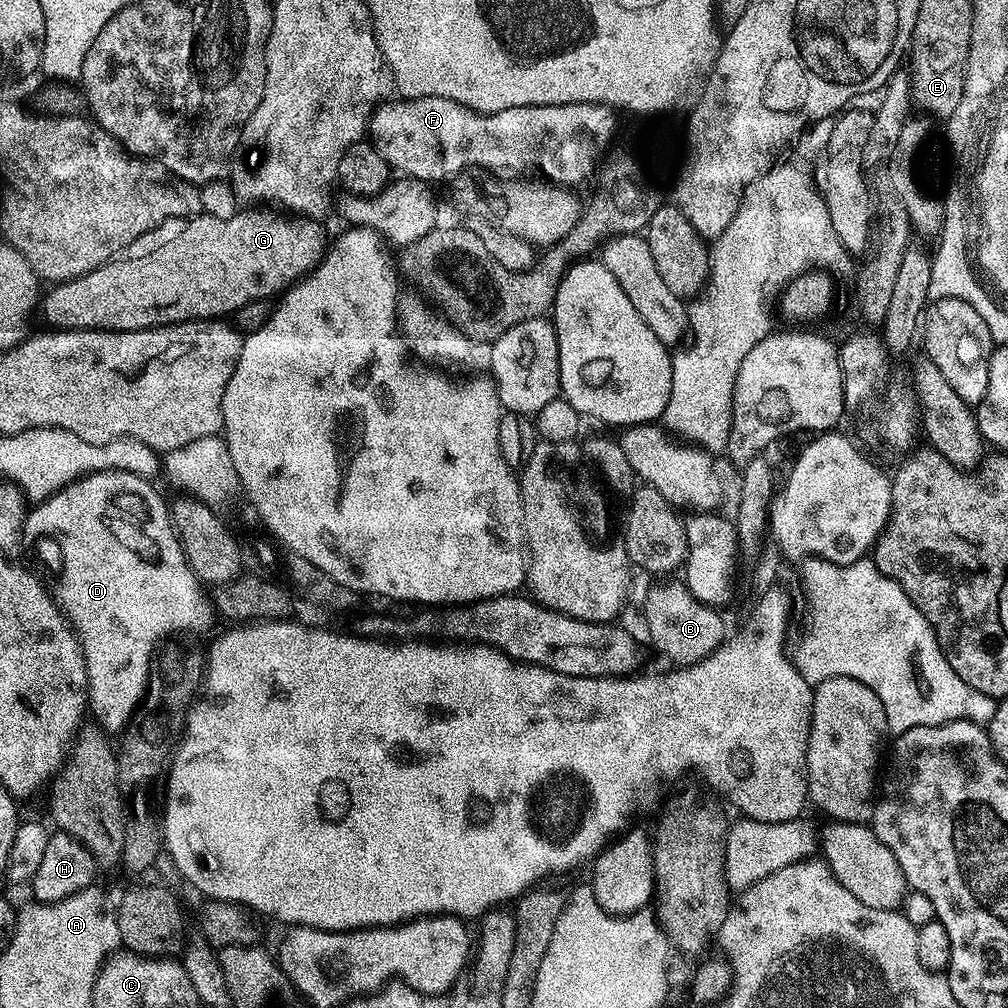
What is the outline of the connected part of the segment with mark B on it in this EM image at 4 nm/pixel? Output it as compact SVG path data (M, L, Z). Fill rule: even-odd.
M683 582L676 584L653 583L642 605L644 624L656 643L656 648L664 656L673 660L673 665L687 666L702 662L710 653L719 648L726 639L724 620L717 609L699 604Z

